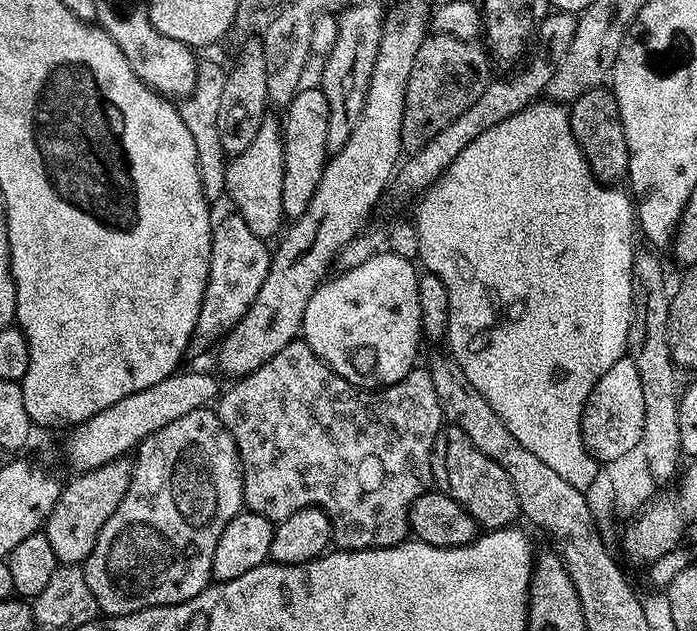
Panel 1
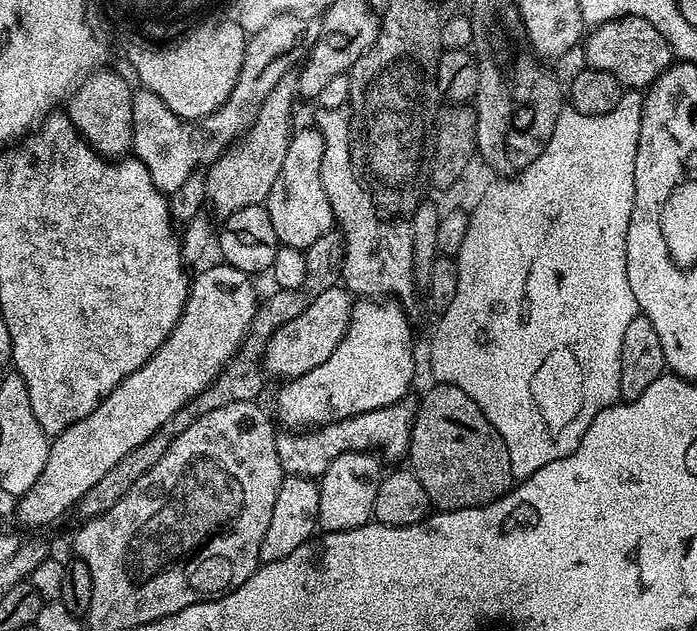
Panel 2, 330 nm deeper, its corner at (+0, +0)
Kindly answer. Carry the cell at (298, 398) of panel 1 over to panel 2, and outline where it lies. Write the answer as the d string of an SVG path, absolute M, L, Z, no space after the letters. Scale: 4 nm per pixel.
M405 398L399 400L397 404L363 412L345 420L336 420L333 424L300 430L295 434L277 435L278 462L284 467L287 475L319 478L324 475L326 466L330 466L330 462L338 458L338 454L347 452L371 453L375 450L385 461L386 459L403 461L408 454L408 444L412 441L412 423L416 420L417 407L415 399Z

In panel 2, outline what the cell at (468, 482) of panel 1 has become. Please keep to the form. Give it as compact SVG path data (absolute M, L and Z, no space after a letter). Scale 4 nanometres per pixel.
M436 382L431 386L433 388L424 397L419 397L416 420L412 423L412 441L408 444L406 457L407 467L416 475L418 482L422 482L422 490L426 490L431 507L442 512L453 512L454 510L466 510L467 508L481 508L487 504L492 504L495 500L501 500L514 487L514 477L510 470L510 450L506 450L506 442L502 442L502 434L498 434L498 430L494 430L494 426L490 426L486 414L482 414L482 410L478 410L478 402L474 402L474 398L470 398L470 394L458 390L458 386L453 384Z

